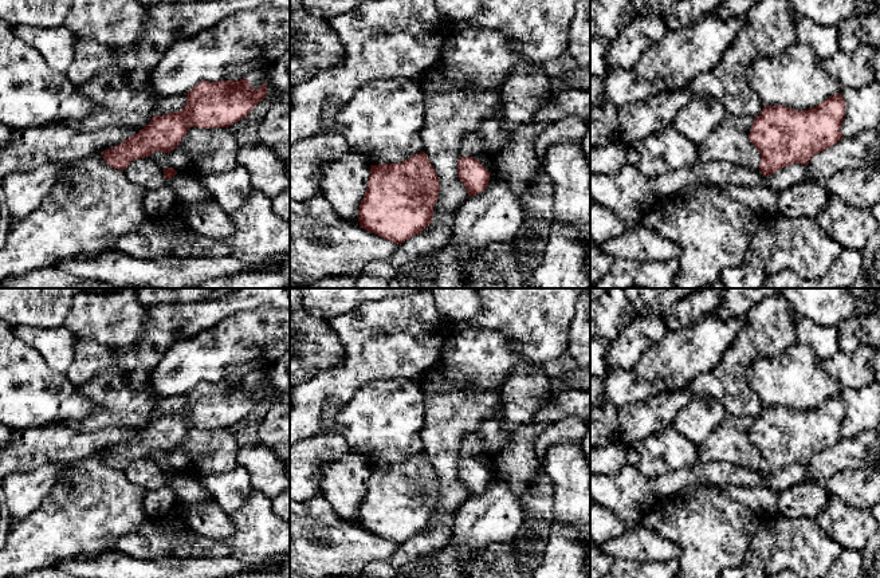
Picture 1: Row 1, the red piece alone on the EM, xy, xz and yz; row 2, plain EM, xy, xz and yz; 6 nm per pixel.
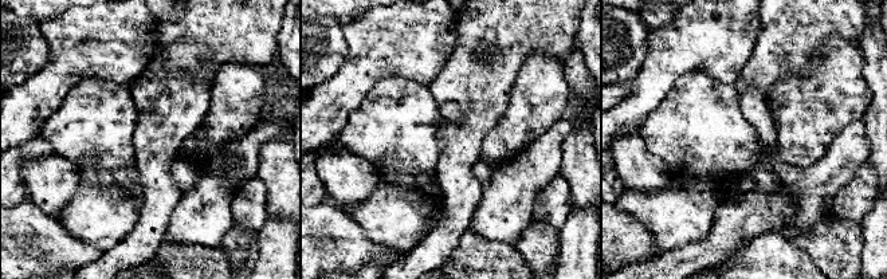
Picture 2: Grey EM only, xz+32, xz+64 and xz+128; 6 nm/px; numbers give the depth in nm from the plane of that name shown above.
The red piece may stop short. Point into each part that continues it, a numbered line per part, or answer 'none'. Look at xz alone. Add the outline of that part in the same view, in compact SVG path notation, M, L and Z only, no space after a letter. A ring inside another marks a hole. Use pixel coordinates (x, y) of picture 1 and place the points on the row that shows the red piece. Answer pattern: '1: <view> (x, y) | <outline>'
none

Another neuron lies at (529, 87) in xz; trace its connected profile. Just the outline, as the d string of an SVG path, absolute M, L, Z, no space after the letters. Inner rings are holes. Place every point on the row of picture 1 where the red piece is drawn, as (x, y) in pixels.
M531 60L520 63L498 91L503 127L511 130L531 122L555 93L554 79L543 64Z

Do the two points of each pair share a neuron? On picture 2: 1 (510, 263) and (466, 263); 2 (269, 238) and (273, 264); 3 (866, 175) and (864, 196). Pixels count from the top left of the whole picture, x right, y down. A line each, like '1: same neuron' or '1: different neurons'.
1: same neuron
2: same neuron
3: same neuron

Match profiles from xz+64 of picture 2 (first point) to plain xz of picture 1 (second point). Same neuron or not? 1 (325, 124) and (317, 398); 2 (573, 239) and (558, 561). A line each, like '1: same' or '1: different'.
1: same
2: same

